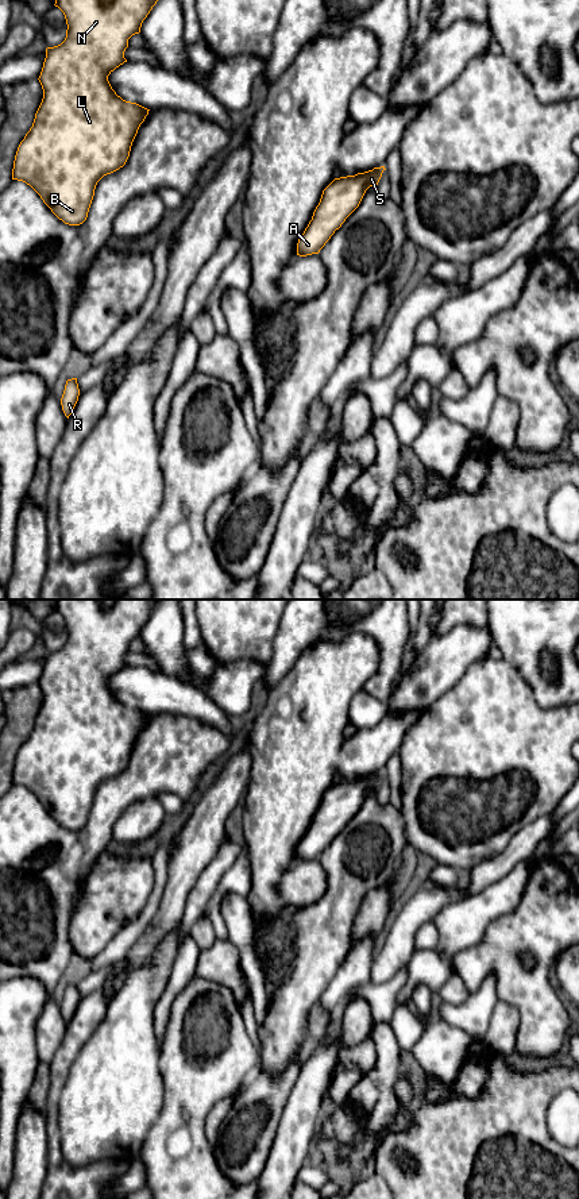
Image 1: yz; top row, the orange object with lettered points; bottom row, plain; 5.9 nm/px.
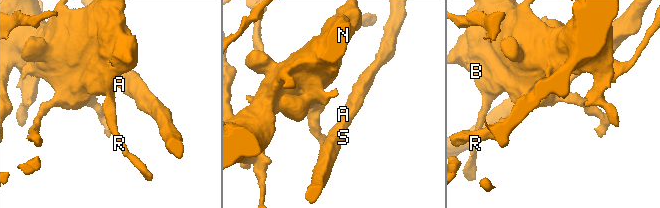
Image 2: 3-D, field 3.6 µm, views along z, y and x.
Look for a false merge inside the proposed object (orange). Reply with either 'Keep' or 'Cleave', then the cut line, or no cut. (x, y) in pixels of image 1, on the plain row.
Keep. No split

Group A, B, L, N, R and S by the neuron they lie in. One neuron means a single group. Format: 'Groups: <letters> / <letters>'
Groups: A B L N R S

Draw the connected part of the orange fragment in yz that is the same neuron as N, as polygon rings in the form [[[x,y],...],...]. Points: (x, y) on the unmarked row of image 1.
[[[55,600],[54,610],[66,624],[66,643],[61,649],[46,654],[38,683],[43,703],[32,732],[18,752],[12,784],[30,790],[65,829],[80,830],[86,825],[97,787],[126,770],[138,735],[148,720],[150,714],[117,701],[108,681],[127,667],[124,656],[128,644],[140,637],[143,625],[159,602],[161,600]]]

